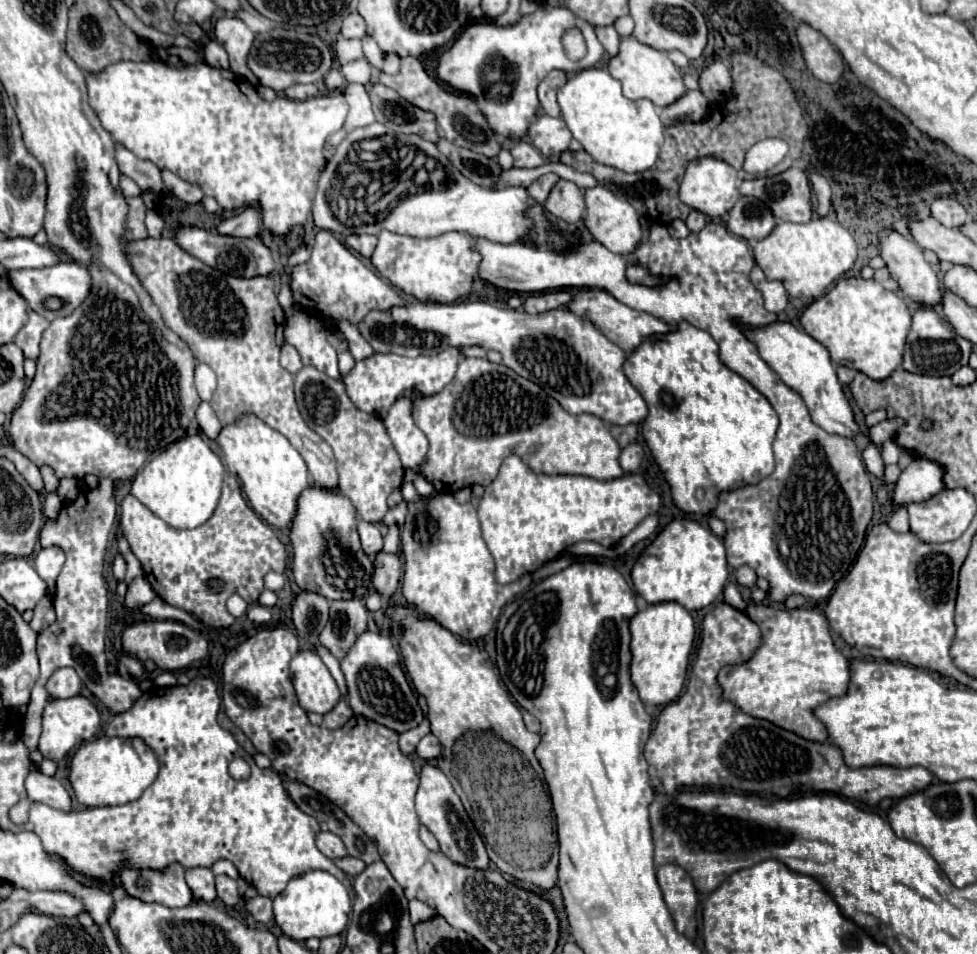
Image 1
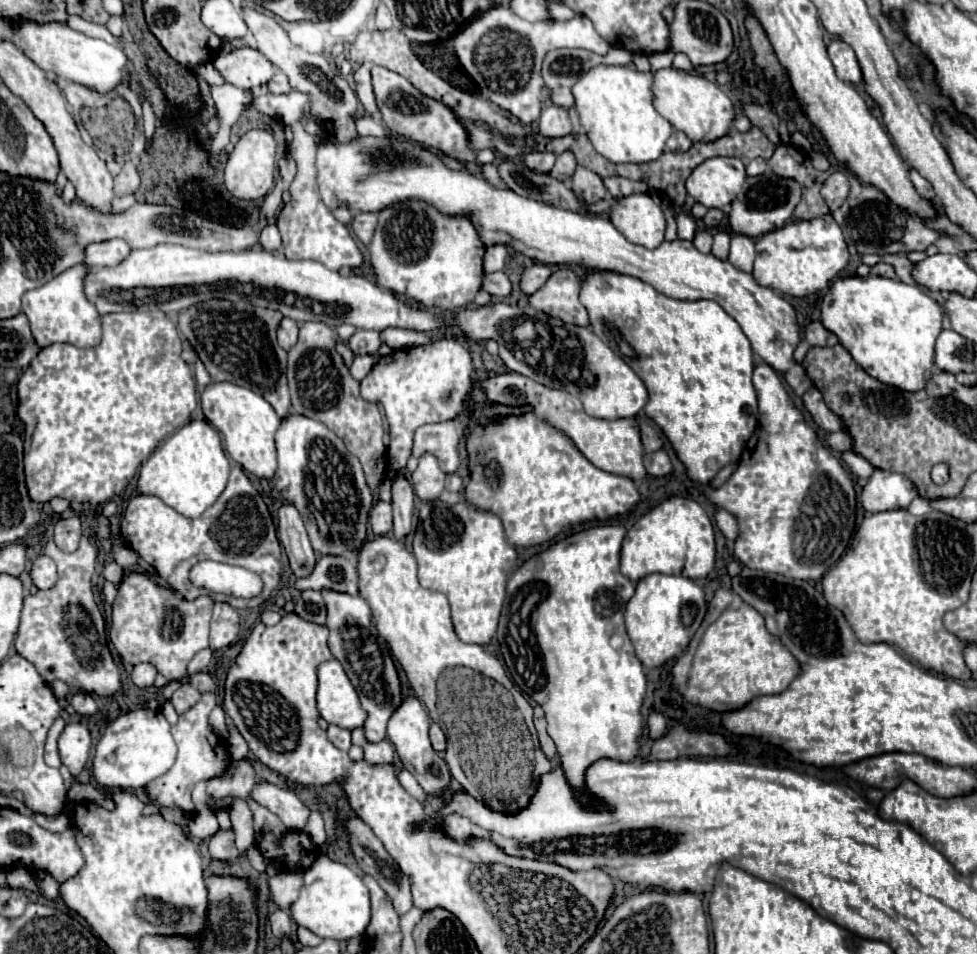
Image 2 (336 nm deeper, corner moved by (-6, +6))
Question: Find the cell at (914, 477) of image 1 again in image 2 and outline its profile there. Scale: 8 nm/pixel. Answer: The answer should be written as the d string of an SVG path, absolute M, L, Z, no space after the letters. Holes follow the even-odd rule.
M876 469L862 489L862 507L870 513L890 511L890 509L906 509L912 499L918 497L914 483L902 473L890 473Z

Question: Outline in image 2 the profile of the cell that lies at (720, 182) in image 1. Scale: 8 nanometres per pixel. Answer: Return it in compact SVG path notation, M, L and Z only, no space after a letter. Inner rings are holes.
M714 157L700 163L686 181L688 195L704 207L722 209L734 201L746 181L744 161L736 157Z

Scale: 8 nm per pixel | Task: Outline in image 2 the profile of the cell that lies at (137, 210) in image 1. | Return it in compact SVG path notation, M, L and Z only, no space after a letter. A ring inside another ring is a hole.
M126 163L120 171L120 175L114 179L114 191L118 197L132 195L140 187L140 175L132 163Z

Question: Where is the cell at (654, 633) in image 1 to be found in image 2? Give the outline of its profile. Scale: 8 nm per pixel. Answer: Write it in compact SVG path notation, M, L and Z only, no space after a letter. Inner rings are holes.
M652 573L638 581L634 597L626 605L626 629L634 645L636 657L648 669L662 667L680 657L706 615L704 591L686 577Z

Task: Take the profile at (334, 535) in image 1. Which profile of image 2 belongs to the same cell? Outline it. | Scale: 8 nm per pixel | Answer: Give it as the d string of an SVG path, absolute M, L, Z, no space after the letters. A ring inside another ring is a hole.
M290 415L288 419L282 421L276 433L276 449L278 449L278 481L274 481L276 489L286 503L294 505L300 511L314 551L318 551L320 555L344 555L348 551L352 553L360 551L362 545L366 543L368 509L372 507L372 491L366 485L360 461L344 447L344 443L326 425L298 415Z

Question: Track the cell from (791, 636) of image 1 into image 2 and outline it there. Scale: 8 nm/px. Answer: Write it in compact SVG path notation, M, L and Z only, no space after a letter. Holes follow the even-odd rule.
M734 595L732 603L706 629L690 665L686 665L682 655L672 667L672 679L686 701L720 713L742 709L762 695L778 695L800 673L798 659L780 637L766 629L764 617L738 595Z

